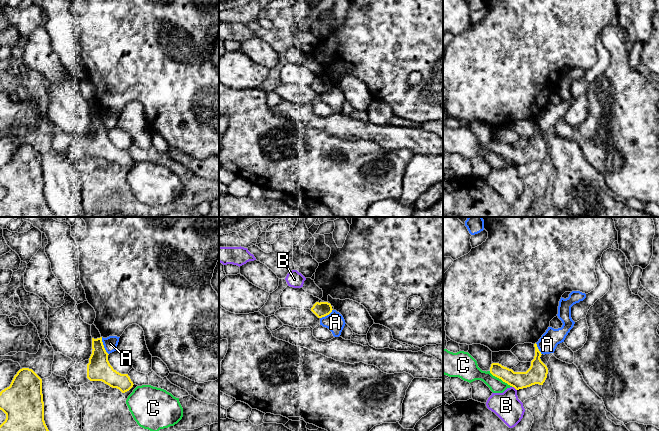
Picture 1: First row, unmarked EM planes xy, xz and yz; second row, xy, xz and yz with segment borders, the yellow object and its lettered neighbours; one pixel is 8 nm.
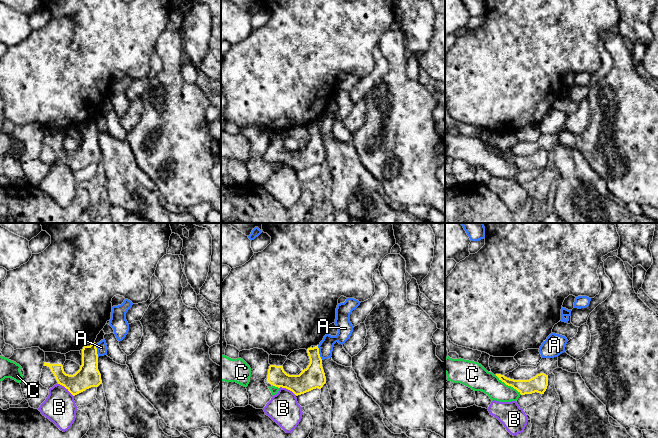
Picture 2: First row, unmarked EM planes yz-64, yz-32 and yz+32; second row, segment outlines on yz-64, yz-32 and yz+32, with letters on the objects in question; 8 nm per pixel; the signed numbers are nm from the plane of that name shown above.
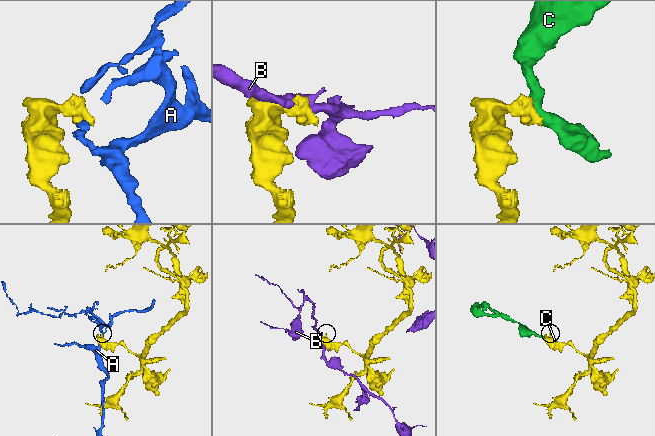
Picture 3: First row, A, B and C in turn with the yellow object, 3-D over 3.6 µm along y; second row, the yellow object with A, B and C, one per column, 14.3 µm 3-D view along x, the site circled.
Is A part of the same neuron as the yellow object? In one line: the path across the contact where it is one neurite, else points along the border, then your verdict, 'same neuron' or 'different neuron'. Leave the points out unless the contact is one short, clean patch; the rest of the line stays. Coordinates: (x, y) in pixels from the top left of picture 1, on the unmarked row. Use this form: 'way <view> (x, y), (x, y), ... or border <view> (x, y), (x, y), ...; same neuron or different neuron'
border xy (101, 113), (103, 123), (108, 130); different neuron

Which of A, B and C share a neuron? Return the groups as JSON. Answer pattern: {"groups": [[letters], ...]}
{"groups": [["A"], ["B"], ["C"]]}

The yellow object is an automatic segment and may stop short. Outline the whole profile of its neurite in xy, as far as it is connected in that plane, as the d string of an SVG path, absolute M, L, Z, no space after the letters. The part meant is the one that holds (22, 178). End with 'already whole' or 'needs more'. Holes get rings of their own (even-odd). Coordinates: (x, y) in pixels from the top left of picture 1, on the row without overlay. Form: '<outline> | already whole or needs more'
M20 145L10 162L0 168L0 186L6 190L0 217L56 217L44 197L42 155L32 145Z | already whole

